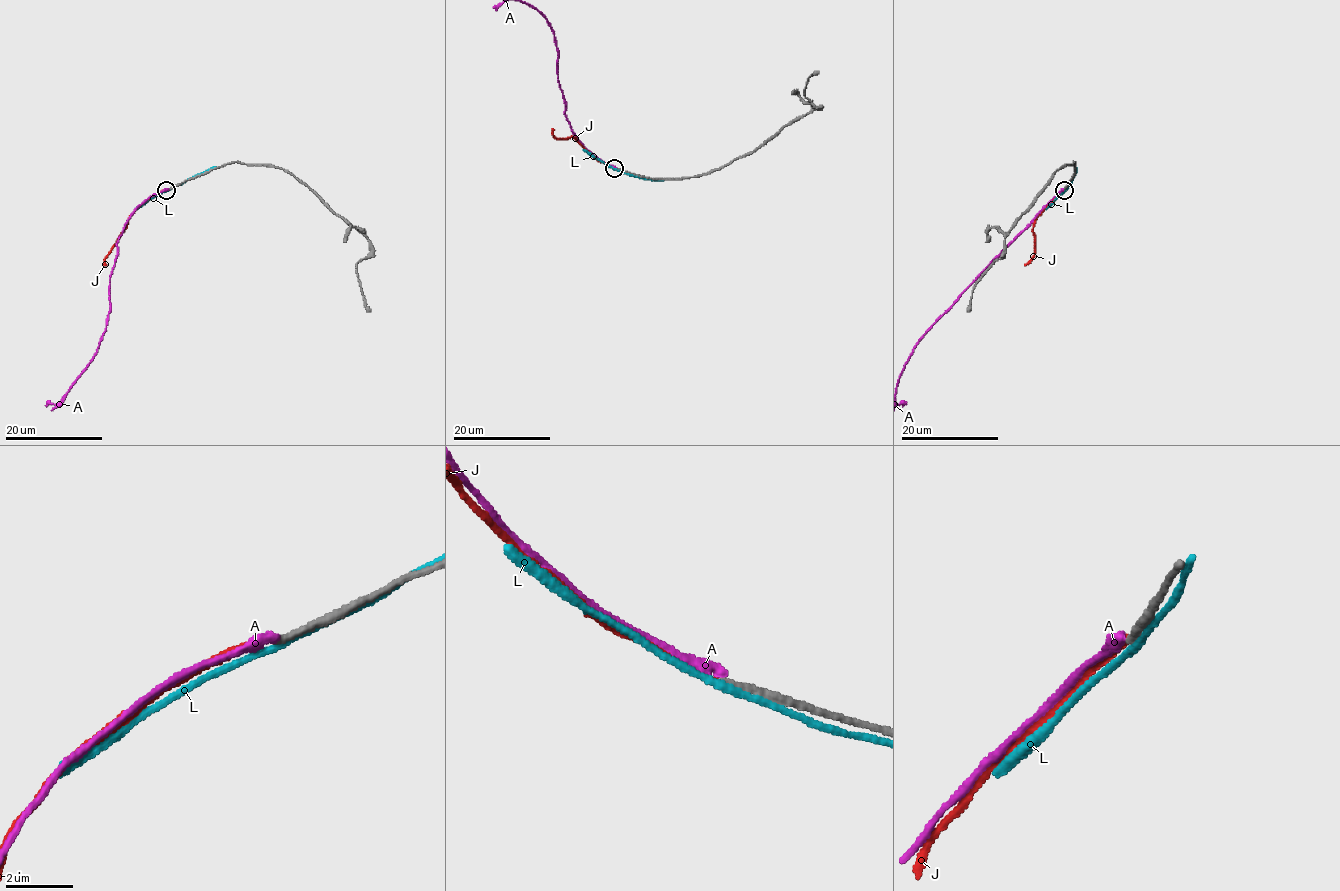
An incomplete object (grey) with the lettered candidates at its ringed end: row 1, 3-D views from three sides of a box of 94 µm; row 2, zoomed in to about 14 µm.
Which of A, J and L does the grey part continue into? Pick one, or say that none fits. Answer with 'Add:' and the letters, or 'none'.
Add: none

